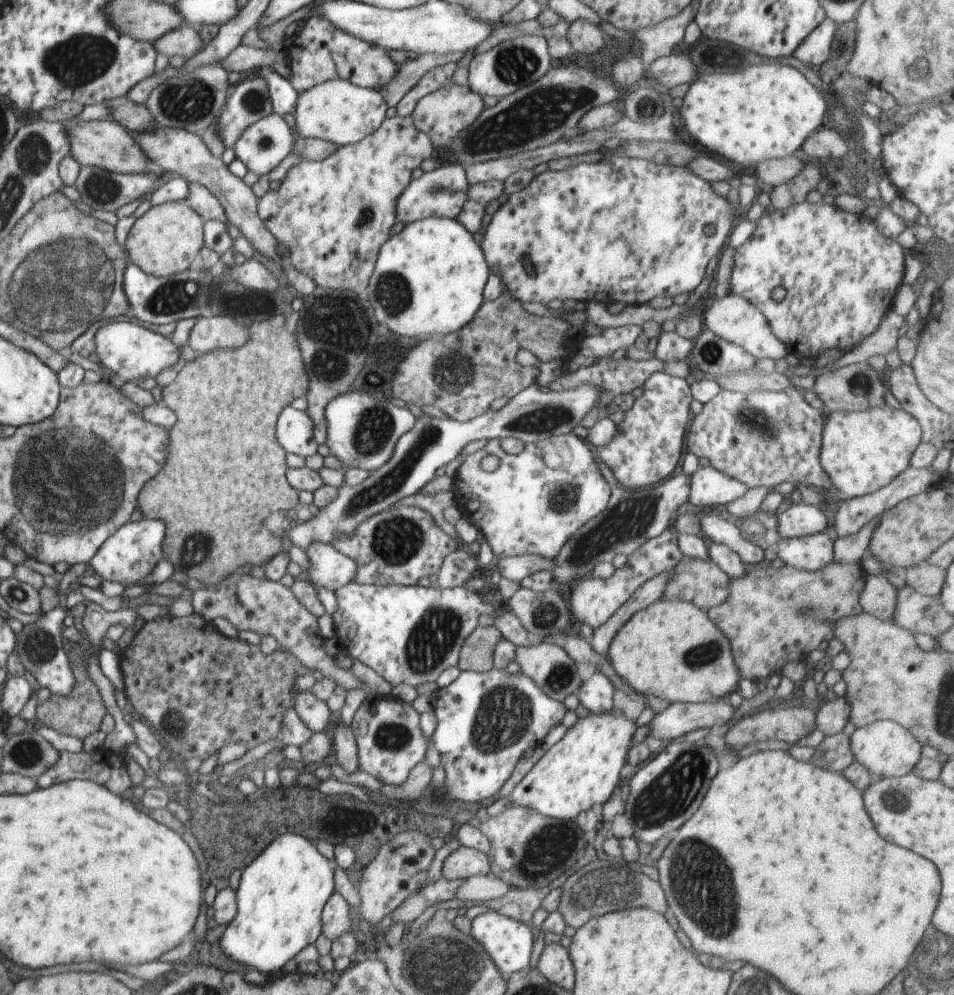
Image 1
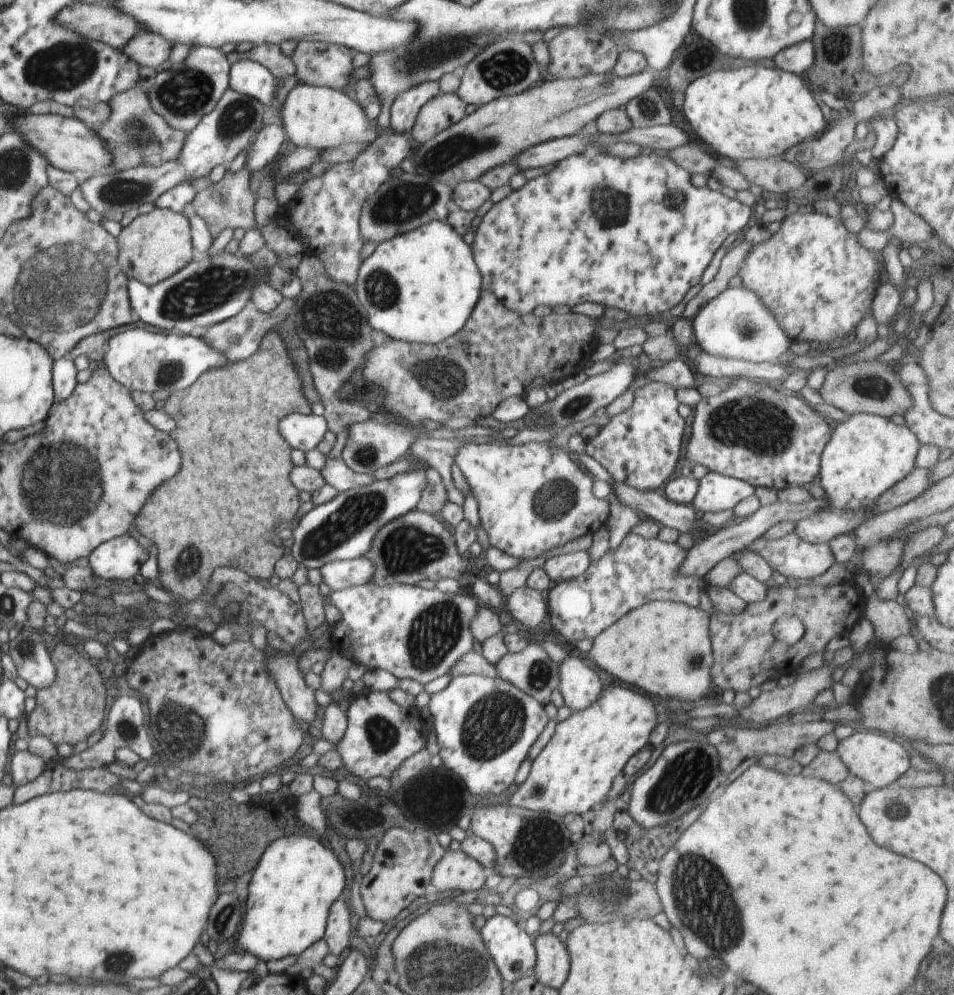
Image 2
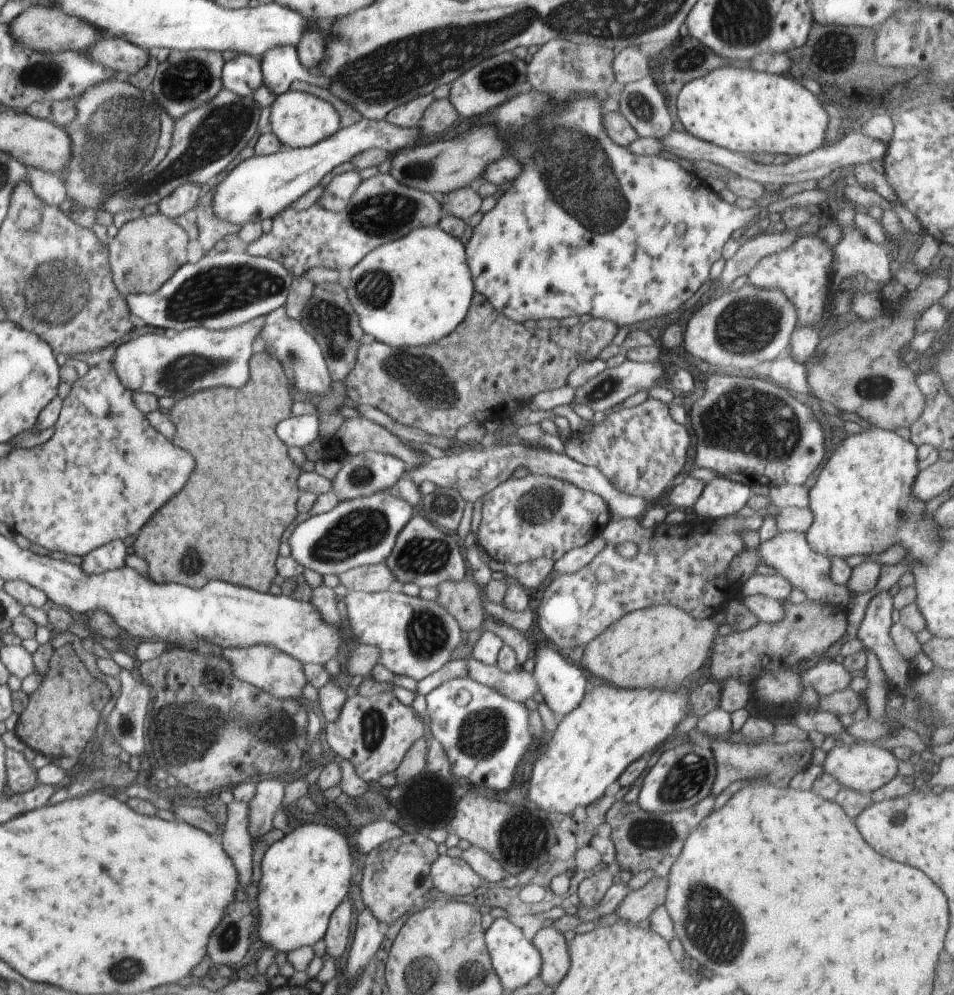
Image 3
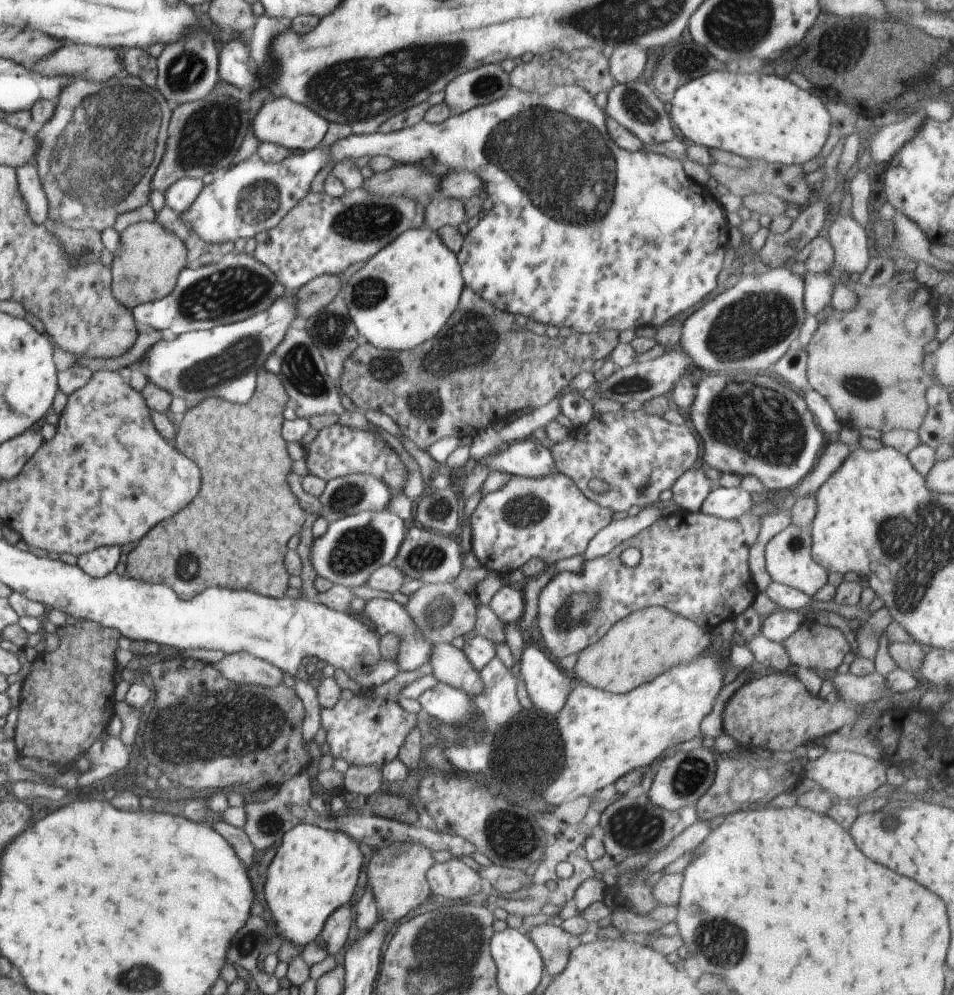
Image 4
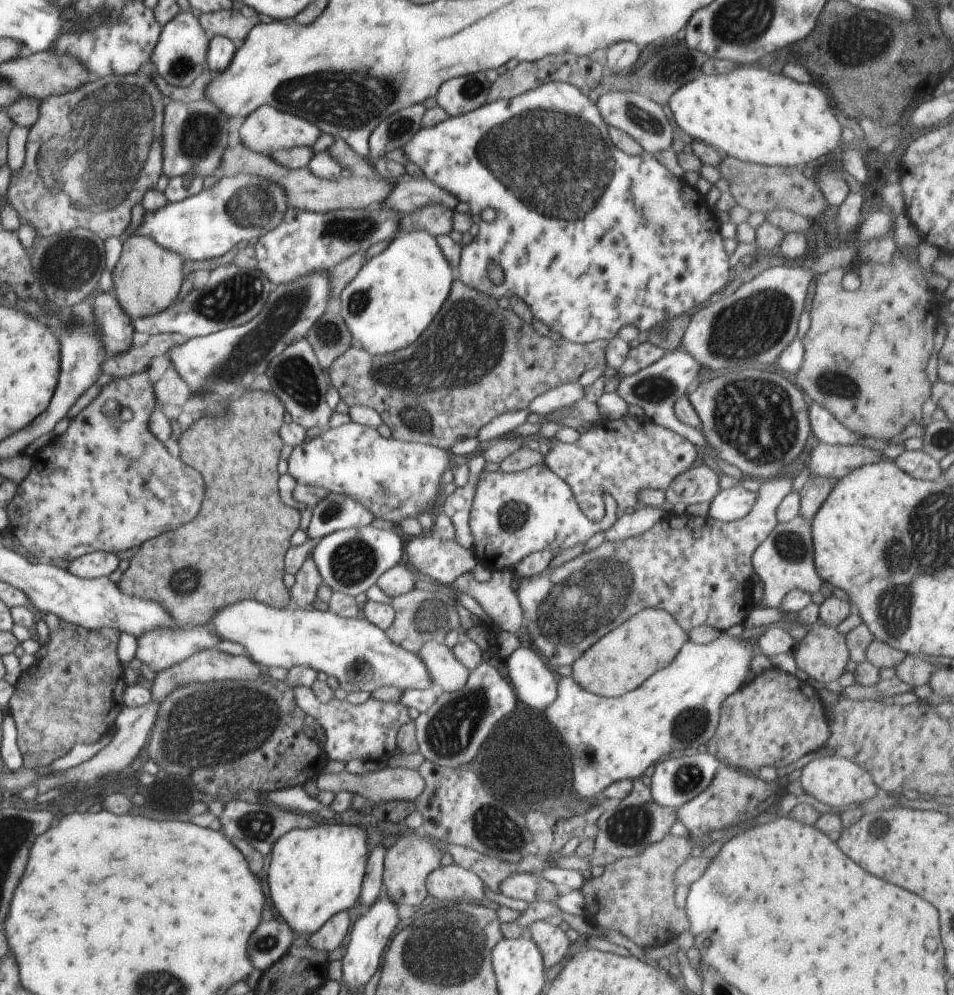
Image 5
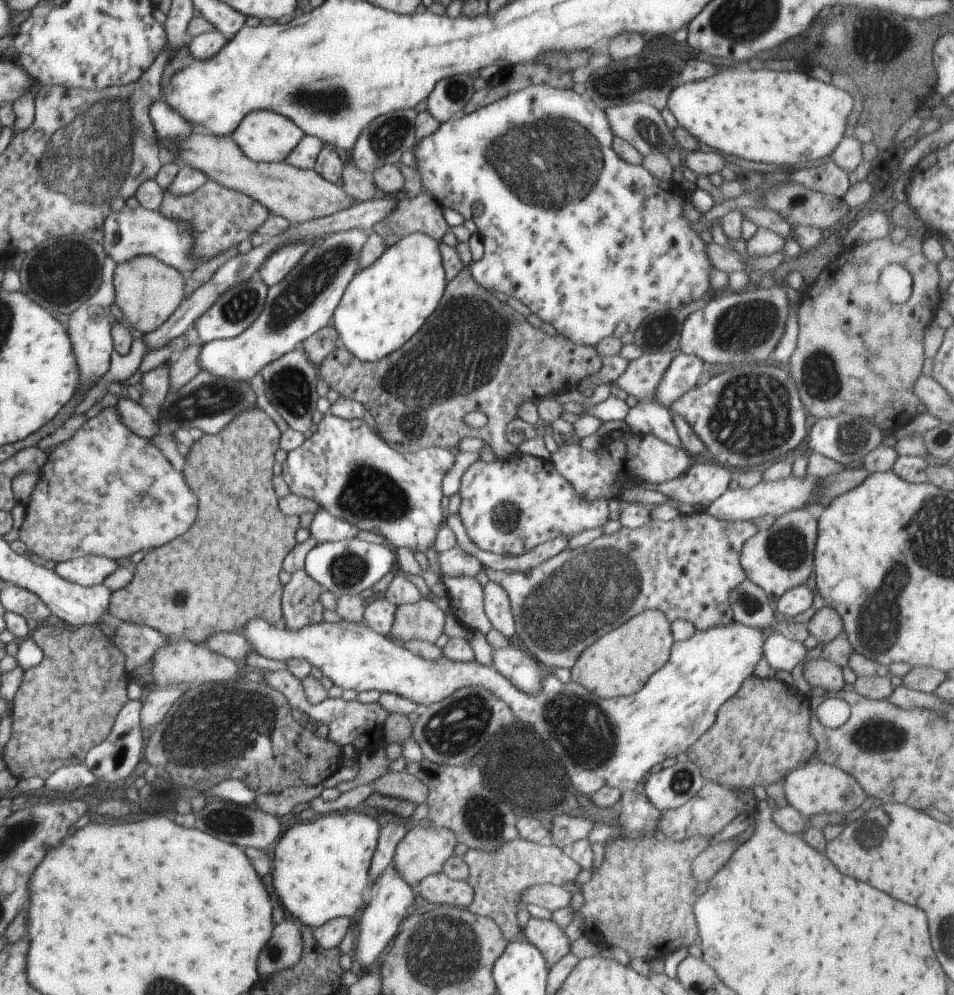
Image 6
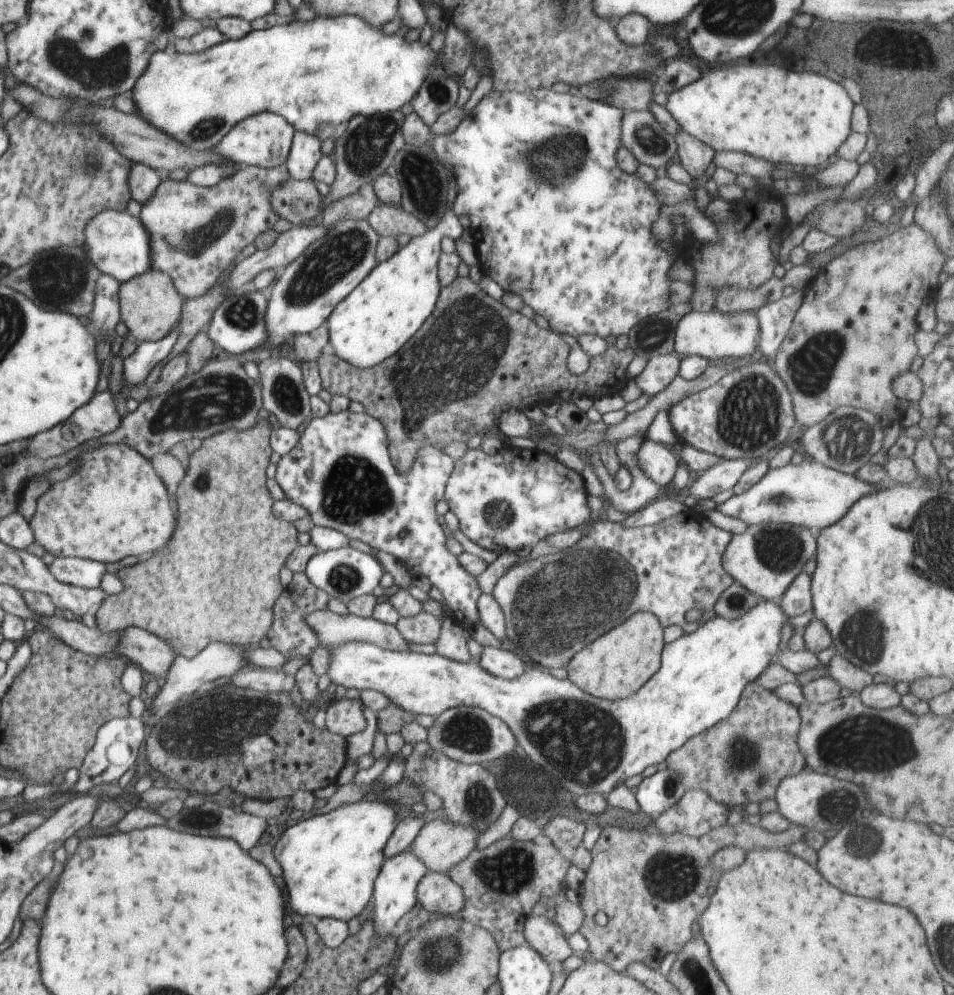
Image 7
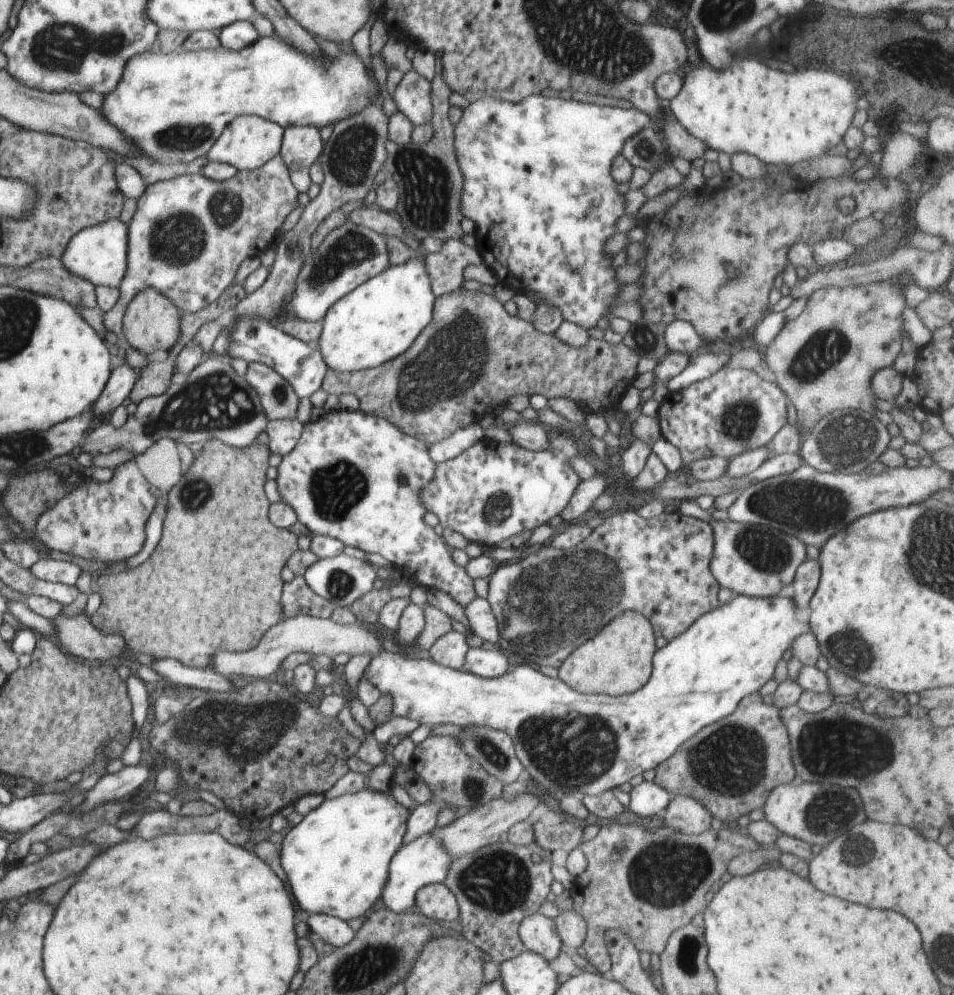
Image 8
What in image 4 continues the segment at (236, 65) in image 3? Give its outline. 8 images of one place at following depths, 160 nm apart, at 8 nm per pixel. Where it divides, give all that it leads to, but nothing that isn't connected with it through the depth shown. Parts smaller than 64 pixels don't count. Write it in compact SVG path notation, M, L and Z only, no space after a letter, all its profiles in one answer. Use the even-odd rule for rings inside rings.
M239 40L226 42L218 57L218 75L223 82L245 91L253 91L261 86L258 74L248 62L248 48Z

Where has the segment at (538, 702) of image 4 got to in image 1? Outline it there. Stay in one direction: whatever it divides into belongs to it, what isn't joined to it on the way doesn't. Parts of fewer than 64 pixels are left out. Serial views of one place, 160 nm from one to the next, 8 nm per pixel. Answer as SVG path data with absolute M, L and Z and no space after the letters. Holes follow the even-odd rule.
M596 671L588 680L581 682L576 696L579 704L587 708L590 713L607 713L613 708L614 685L608 677Z

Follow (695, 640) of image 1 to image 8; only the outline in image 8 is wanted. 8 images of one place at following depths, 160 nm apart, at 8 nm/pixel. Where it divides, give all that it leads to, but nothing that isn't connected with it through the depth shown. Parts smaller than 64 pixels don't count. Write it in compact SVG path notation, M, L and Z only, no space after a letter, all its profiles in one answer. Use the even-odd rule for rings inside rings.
M635 610L616 615L594 638L574 649L558 668L558 678L574 690L613 697L640 690L651 675L656 636L650 621Z

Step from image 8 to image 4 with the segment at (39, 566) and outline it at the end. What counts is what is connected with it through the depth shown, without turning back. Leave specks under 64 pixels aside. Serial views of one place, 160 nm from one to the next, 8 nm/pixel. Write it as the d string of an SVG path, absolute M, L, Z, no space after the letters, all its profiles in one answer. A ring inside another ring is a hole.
M106 546L78 557L76 565L84 570L88 576L103 578L115 571L118 566L122 550L120 546Z

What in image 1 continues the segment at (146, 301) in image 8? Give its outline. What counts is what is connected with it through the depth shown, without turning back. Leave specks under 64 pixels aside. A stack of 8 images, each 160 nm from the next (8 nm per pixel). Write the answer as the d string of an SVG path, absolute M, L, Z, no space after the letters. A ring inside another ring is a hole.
M184 201L152 205L137 218L126 237L124 249L127 263L139 266L146 274L170 277L184 272L203 249L204 221Z

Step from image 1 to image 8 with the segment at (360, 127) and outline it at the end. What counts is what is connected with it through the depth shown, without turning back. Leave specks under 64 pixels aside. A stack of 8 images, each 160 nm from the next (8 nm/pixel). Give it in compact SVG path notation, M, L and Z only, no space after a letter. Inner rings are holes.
M256 115L237 116L224 127L216 142L210 147L207 159L231 164L238 171L260 168L265 162L281 152L284 131L285 129L279 124Z

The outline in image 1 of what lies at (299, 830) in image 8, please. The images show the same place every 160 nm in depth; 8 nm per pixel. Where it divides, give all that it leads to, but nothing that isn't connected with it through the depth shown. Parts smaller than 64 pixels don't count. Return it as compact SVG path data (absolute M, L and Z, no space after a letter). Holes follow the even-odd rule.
M289 832L278 835L242 873L239 888L235 892L237 913L222 936L222 950L232 960L252 966L260 973L268 972L271 977L280 974L281 968L290 958L294 958L308 944L315 944L316 939L323 934L321 914L335 891L332 863L310 839Z

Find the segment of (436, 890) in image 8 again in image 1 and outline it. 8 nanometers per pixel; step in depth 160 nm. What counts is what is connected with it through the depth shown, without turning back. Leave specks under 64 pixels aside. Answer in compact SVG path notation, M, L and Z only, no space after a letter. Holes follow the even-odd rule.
M461 846L445 858L441 876L454 880L455 878L470 878L471 876L486 877L491 871L490 855L479 850Z

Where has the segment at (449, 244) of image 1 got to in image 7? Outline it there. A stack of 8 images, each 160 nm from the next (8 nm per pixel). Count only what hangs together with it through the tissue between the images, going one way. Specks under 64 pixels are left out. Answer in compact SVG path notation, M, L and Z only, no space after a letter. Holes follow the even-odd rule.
M449 171L448 210L438 226L396 251L388 260L378 263L372 272L344 300L341 300L327 318L329 348L331 352L358 367L367 370L396 354L420 330L429 314L435 309L441 284L438 263L443 237L468 238L452 209L458 186L453 172Z

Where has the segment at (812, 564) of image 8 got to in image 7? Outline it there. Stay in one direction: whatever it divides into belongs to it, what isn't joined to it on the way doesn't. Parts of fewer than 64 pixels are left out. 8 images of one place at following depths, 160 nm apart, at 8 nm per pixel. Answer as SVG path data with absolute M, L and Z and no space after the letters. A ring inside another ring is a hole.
M802 571L786 589L778 603L789 618L800 616L813 608L811 595L811 576Z

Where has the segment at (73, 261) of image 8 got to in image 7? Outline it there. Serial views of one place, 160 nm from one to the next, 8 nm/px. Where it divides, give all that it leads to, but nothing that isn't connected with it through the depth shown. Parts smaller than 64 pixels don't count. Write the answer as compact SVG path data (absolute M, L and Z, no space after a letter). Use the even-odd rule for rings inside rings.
M100 211L84 227L85 250L89 262L102 275L108 275L119 283L125 283L150 269L151 250L149 236L142 226L140 219L136 219L126 211Z

